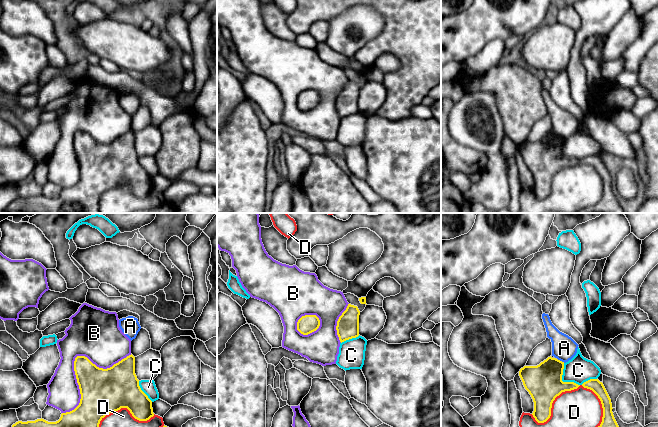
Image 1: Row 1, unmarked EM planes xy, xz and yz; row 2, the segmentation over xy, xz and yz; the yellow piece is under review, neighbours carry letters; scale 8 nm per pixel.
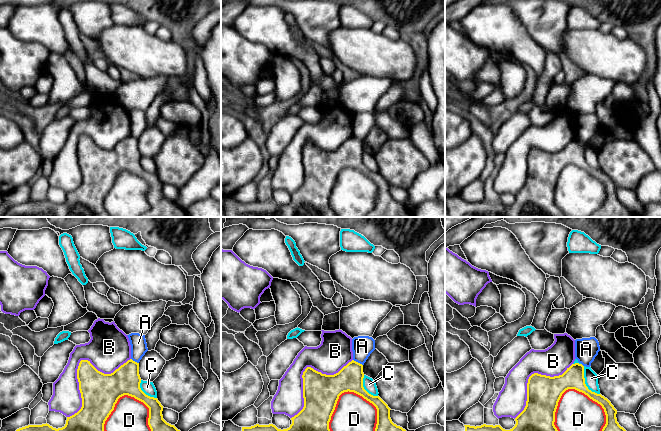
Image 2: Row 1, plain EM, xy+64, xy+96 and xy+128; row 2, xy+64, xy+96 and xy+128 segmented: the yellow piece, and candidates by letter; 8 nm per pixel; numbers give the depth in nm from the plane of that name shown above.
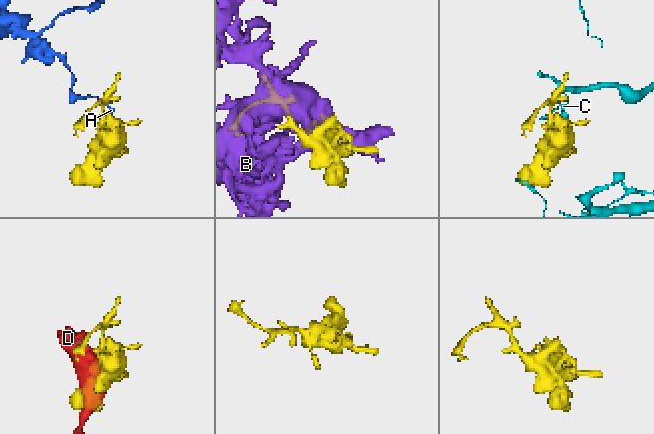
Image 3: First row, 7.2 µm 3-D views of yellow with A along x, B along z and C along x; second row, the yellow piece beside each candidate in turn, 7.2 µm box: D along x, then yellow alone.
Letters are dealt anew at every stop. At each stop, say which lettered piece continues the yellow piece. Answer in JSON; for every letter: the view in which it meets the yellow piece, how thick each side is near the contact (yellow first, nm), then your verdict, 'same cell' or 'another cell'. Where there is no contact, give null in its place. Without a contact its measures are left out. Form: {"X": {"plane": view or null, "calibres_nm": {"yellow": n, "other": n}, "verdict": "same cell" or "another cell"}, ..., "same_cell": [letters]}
{"A": {"plane": "yz", "calibres_nm": {"yellow": 300, "other": 200}, "verdict": "another cell"}, "B": {"plane": "xy", "calibres_nm": {"yellow": 260, "other": 360}, "verdict": "another cell"}, "C": {"plane": "yz", "calibres_nm": {"yellow": 300, "other": 200}, "verdict": "another cell"}, "D": {"plane": "yz", "calibres_nm": {"yellow": 300, "other": 320}, "verdict": "another cell"}, "same_cell": []}

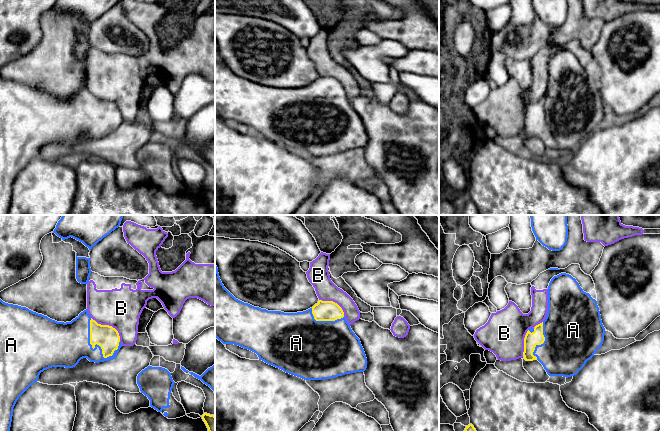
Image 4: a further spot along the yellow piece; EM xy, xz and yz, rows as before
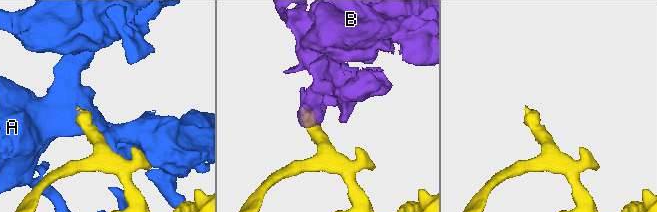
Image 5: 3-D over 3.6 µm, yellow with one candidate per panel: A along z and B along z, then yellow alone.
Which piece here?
{"A": {"plane": "xy", "calibres_nm": {"yellow": 190, "other": 360}, "verdict": "same cell"}, "B": {"plane": "xy", "calibres_nm": {"yellow": 190, "other": 320}, "verdict": "another cell"}, "same_cell": ["A"]}

